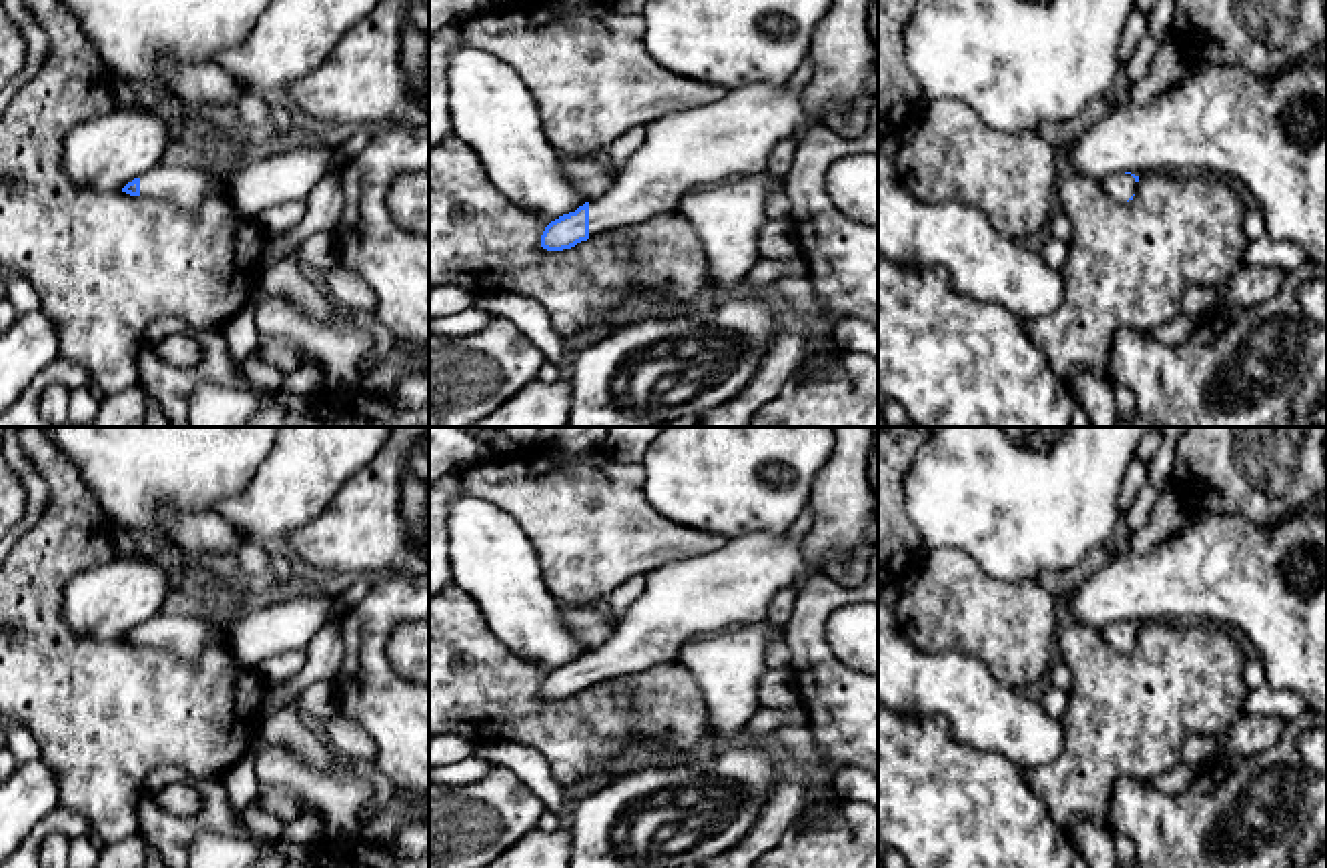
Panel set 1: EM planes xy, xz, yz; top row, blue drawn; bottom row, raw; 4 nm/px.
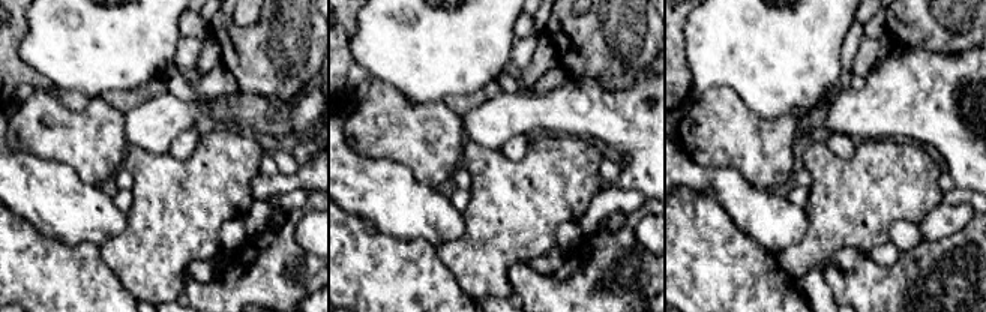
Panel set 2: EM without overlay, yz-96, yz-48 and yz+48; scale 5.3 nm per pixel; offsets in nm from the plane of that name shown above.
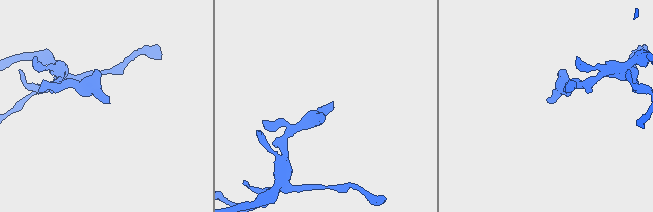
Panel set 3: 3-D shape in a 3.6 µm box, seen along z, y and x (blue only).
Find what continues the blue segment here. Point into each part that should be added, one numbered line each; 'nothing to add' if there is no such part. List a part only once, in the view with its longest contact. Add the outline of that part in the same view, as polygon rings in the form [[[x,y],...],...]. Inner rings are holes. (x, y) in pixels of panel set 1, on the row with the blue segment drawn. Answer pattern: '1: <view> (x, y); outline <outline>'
1: xz (696, 149); outline [[[790,80],[784,84],[754,82],[732,88],[718,102],[653,120],[645,126],[643,144],[615,174],[613,188],[589,202],[589,237],[676,210],[684,192],[706,190],[766,172],[770,152],[808,124],[812,124],[812,114],[806,108],[804,88],[794,88]]]

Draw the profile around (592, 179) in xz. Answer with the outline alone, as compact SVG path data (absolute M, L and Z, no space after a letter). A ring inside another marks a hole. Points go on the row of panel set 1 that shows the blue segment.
M571 158L571 180L585 200L593 202L613 188L615 174L593 158Z

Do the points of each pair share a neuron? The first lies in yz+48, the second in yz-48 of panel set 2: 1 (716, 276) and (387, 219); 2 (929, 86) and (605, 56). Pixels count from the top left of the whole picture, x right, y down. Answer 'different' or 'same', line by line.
1: different
2: different

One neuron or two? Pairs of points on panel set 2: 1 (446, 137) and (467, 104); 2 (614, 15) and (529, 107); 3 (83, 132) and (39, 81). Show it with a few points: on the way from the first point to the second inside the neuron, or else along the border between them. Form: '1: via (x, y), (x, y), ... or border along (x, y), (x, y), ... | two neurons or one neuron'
1: border along (443, 102), (461, 119) | two neurons
2: border along (565, 69), (580, 77), (593, 77), (598, 81) | two neurons
3: border along (35, 89), (51, 92), (69, 108), (80, 108) | two neurons

